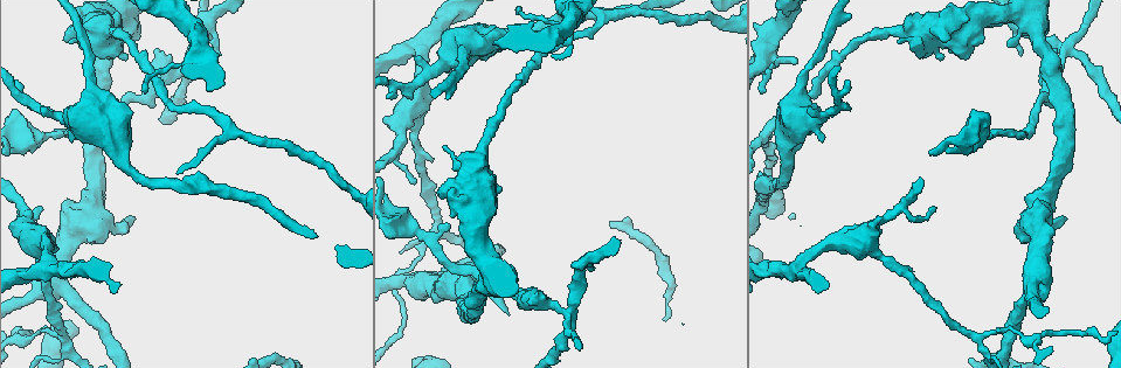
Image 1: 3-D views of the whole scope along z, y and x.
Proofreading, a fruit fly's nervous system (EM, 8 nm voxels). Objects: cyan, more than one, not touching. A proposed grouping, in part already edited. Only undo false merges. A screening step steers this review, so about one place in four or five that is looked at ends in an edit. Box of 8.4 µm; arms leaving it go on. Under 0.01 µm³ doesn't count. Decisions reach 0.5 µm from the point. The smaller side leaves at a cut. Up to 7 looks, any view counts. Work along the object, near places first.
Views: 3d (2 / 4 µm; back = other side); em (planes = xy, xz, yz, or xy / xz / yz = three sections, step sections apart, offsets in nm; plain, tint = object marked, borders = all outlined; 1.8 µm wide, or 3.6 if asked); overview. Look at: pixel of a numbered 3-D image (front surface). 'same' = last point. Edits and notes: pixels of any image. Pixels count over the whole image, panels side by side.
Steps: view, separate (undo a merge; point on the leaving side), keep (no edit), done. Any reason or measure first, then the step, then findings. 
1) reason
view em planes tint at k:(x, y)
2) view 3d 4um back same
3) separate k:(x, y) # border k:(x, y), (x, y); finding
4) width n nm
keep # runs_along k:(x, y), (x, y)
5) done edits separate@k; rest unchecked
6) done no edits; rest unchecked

thick turns thin
view em xy step 4 tint at 1:(137, 96)

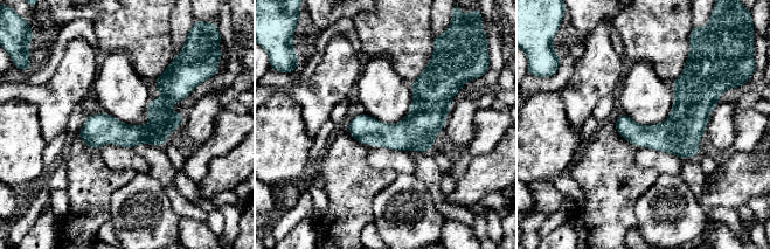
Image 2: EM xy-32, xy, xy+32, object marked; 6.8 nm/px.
keep # all the same neuron

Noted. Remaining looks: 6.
four or more arms meet
view 3d 2um at 1:(976, 338)

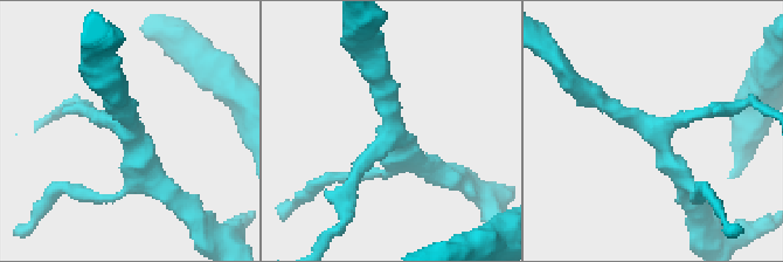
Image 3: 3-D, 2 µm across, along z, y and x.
arms 4; need the tissue
view em 3.6um yz step 16 tint at 3:(129, 128)

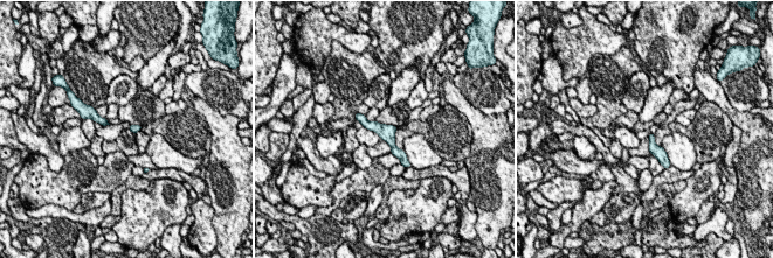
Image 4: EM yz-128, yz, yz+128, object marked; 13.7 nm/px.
view em 3.6um planes tint same

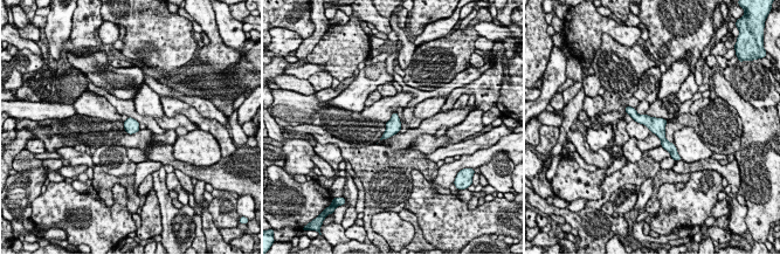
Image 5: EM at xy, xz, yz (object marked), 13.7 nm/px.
keep # all the same neuron

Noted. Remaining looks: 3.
four-way junction
view em planes borders at 1:(570, 314)

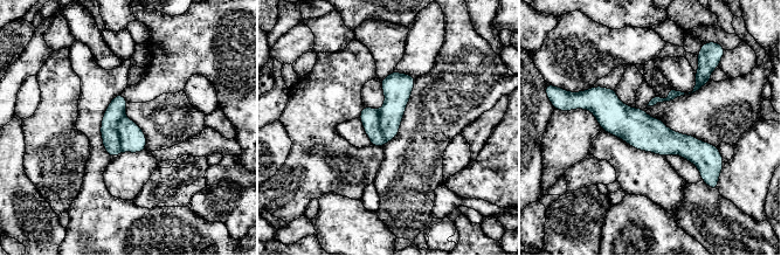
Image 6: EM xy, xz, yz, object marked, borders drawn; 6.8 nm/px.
separate 6:(132, 138) # part_leaving 6:(585, 101), (661, 140), (714, 152); two neurons meet here

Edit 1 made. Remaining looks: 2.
done edits separate@6; rest unchecked

